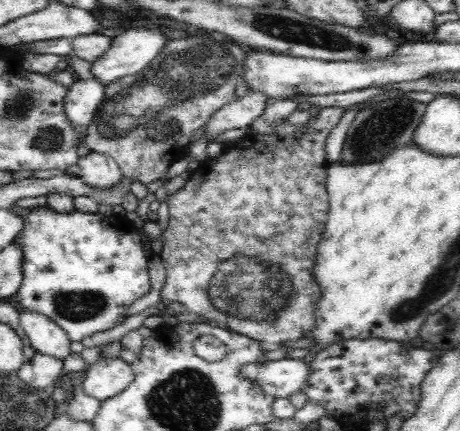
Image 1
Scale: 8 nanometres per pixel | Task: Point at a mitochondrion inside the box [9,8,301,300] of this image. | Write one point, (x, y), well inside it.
(199, 70)

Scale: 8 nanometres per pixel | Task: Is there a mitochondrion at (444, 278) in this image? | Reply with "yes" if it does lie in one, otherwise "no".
yes

